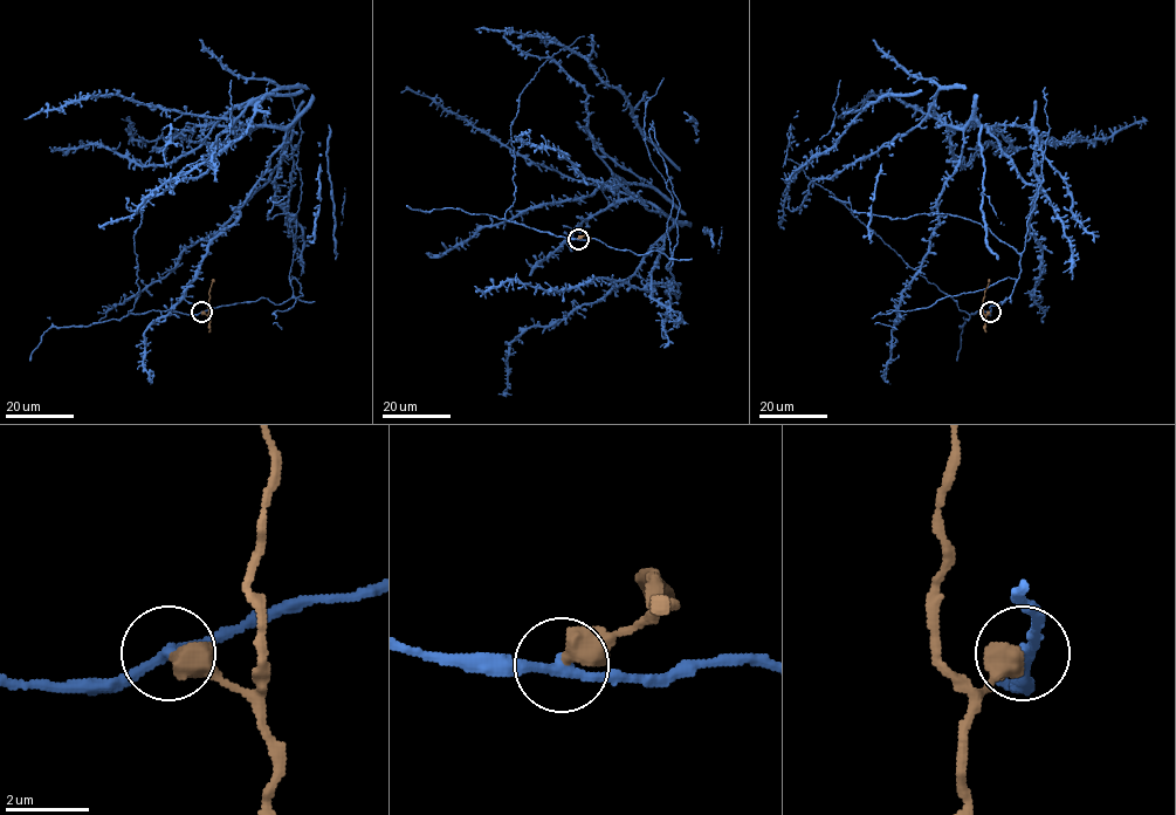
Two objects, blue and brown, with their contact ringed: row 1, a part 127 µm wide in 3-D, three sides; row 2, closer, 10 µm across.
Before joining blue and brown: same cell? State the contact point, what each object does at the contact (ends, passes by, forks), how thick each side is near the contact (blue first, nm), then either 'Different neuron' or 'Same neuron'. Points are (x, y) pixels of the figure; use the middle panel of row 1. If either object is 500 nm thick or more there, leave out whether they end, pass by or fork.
Place: (578, 239). Thickness 240 nm (blue) against 500 nm. Different neuron

